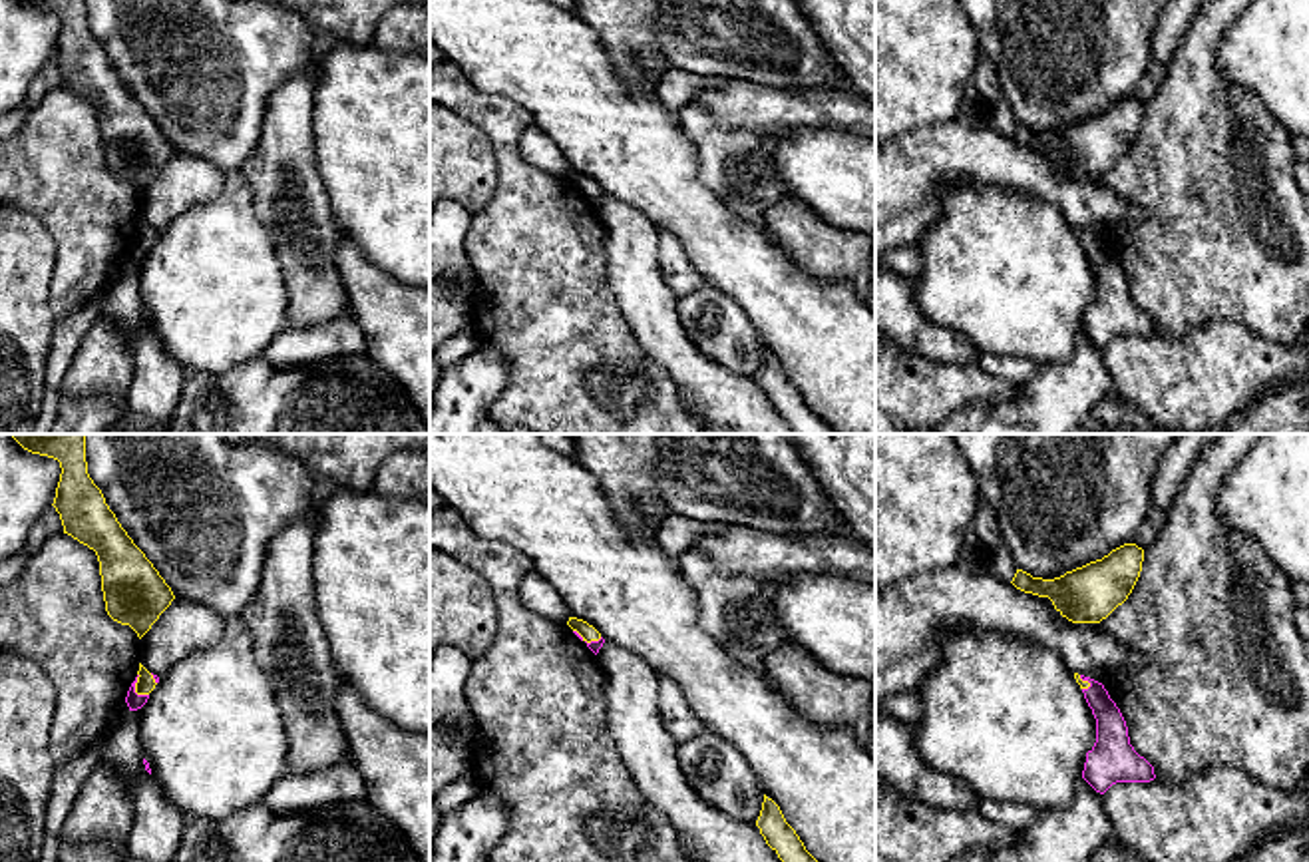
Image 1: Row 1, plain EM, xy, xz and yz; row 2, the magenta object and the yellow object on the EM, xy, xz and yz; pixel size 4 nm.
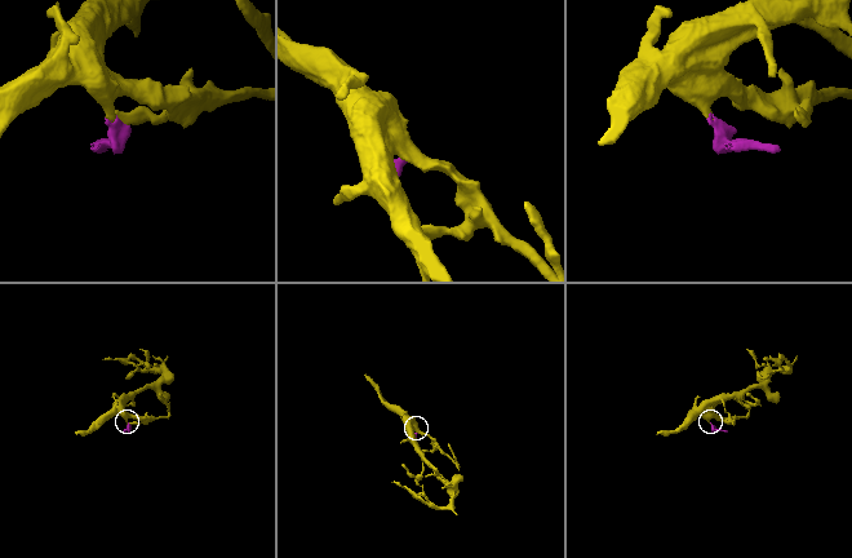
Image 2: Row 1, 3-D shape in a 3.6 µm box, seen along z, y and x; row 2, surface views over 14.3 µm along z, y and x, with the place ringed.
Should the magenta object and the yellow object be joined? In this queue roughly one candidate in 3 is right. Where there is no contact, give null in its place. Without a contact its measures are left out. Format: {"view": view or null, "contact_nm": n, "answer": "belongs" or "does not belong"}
{"view": "xy", "contact_nm": 100, "answer": "belongs"}

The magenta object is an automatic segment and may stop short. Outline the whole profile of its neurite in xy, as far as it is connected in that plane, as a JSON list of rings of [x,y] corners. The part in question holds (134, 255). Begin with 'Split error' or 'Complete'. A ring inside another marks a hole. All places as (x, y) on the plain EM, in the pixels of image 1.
Split error. [[[139,217],[139,225],[137,225],[137,231],[135,235],[131,237],[129,245],[127,245],[127,251],[125,251],[125,257],[129,261],[129,265],[137,265],[141,263],[147,253],[149,253],[149,247],[155,243],[155,239],[159,237],[159,231],[149,227],[141,217]]]

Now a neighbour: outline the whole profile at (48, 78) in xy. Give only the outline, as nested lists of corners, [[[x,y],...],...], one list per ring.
[[[48,60],[38,74],[32,78],[26,98],[24,98],[24,108],[34,109],[42,104],[42,100],[64,86],[60,68],[56,66],[54,60]]]

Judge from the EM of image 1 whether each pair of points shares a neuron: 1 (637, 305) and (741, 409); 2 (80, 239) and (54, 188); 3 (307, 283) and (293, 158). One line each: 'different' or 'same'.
1: same
2: same
3: same

